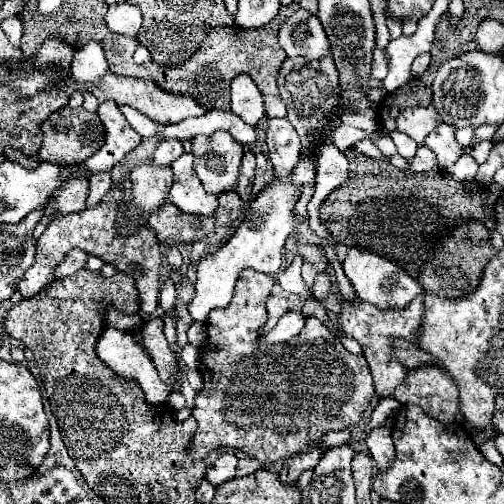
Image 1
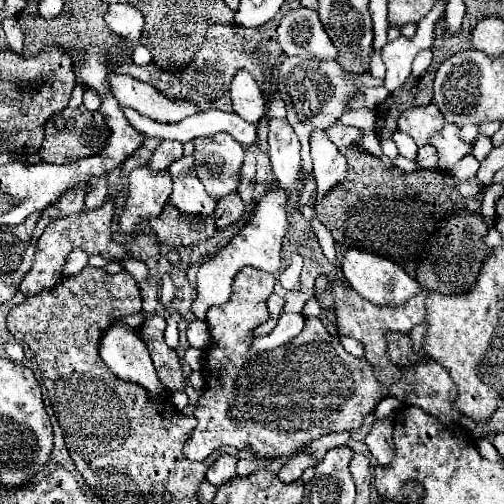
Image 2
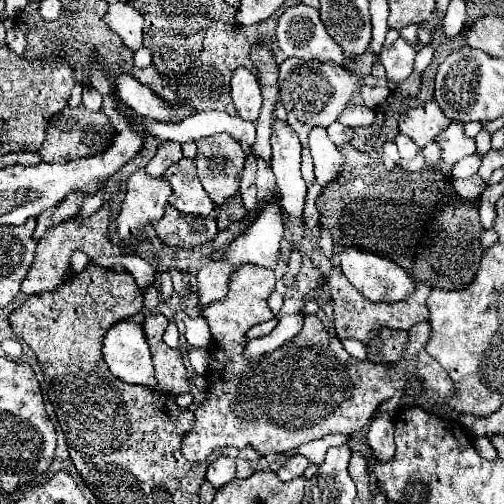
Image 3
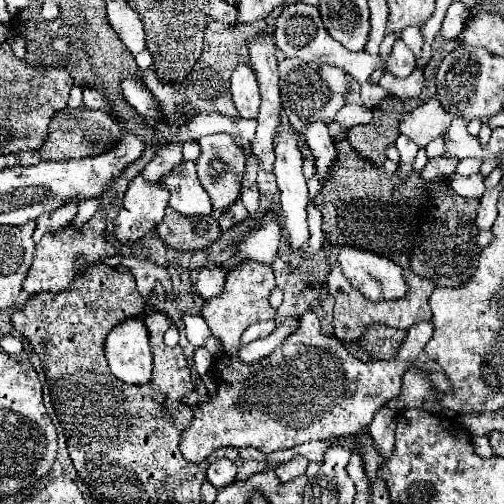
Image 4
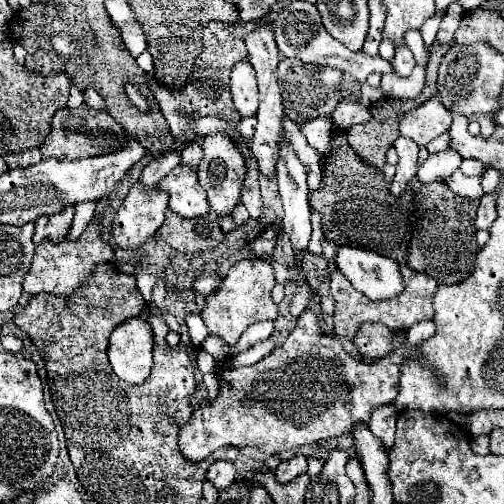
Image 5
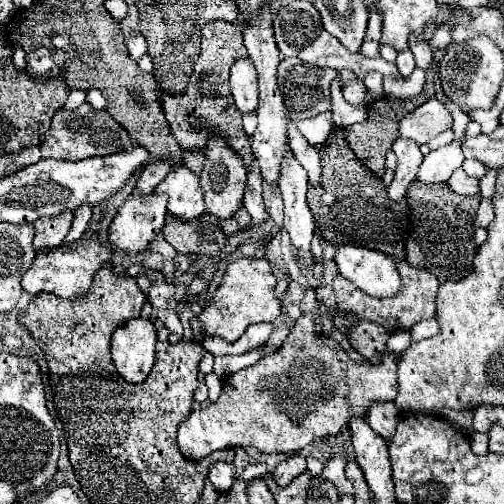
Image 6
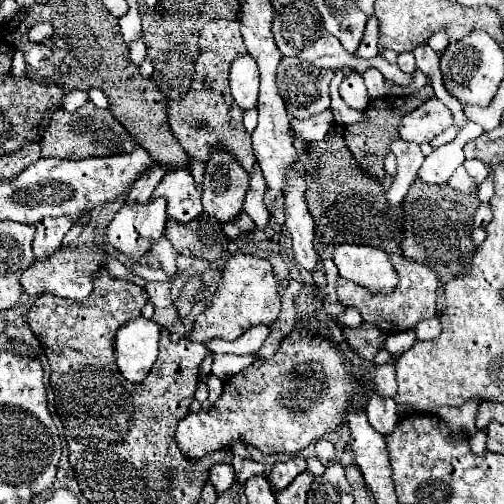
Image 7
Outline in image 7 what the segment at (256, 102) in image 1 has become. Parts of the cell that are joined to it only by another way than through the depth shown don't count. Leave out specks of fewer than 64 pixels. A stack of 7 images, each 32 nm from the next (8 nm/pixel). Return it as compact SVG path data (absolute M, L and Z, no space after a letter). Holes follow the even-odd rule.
M240 56L230 68L230 90L242 110L254 108L258 102L258 68L252 56Z

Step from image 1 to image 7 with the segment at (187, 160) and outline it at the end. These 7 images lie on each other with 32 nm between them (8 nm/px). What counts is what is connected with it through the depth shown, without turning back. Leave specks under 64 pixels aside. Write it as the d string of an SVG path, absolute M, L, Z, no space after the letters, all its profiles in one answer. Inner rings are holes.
M188 168L170 170L156 186L152 196L166 196L168 216L182 224L202 214L202 192L196 188L196 182Z

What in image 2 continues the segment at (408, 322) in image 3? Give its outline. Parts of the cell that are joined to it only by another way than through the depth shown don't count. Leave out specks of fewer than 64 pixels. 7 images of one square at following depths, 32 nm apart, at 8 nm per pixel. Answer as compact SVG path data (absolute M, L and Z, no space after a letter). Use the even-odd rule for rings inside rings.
M338 278L332 280L332 294L336 300L336 318L338 318L338 334L340 336L352 336L358 342L362 342L364 352L366 352L366 360L372 364L376 378L380 380L380 384L384 384L384 388L390 388L392 384L396 384L404 372L398 364L392 364L388 360L388 342L386 342L386 334L390 332L400 332L400 334L410 334L410 330L416 324L424 322L426 316L426 308L424 308L424 300L428 296L428 290L418 292L408 304L402 304L400 308L380 308L374 306L370 302L366 302L360 294L356 294L352 288L344 288L342 282Z

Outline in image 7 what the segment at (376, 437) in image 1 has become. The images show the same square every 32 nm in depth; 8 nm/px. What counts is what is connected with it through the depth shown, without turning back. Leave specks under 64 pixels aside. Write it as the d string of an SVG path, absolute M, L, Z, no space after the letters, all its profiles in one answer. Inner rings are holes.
M370 396L366 416L370 426L380 432L380 434L392 434L396 424L398 424L398 412L396 412L396 402L394 398L380 398L380 396Z

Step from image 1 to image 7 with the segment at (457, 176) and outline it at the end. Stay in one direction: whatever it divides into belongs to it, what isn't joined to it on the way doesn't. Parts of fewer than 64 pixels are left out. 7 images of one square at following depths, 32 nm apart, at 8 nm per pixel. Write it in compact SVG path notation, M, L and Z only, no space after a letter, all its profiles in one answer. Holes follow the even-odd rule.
M466 160L464 168L476 180L476 184L480 184L488 176L488 166L484 166L480 160Z

